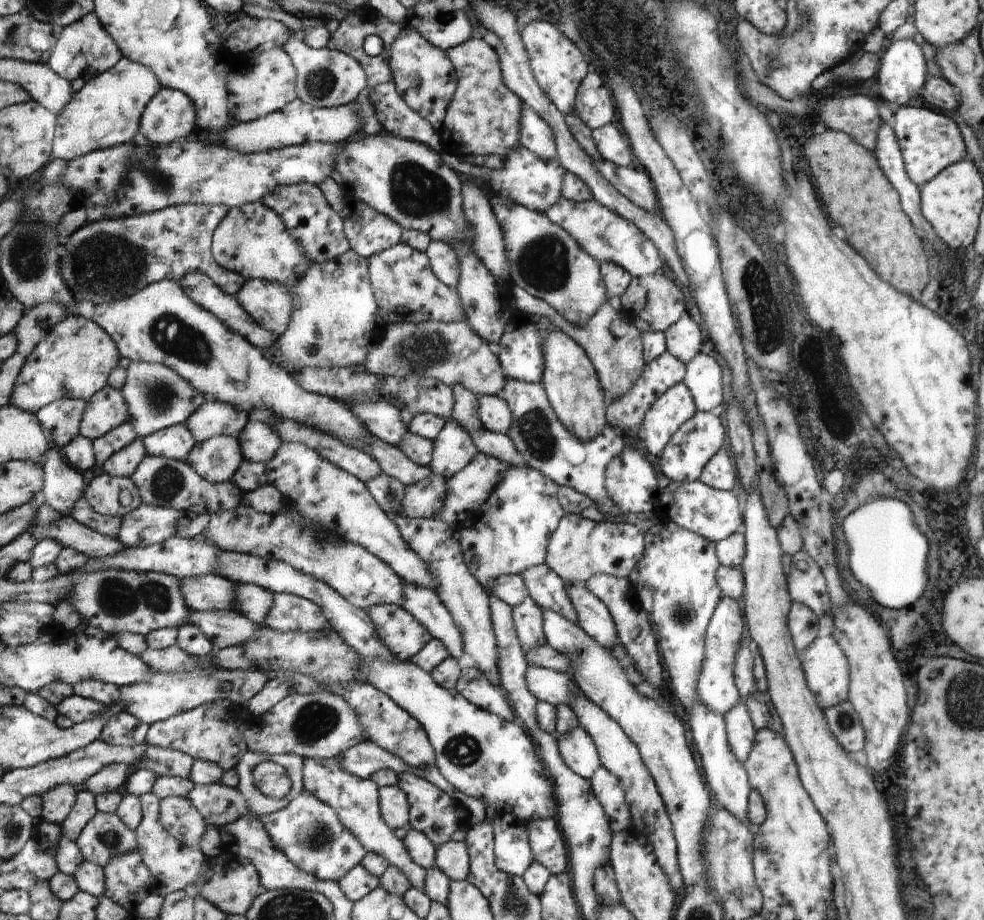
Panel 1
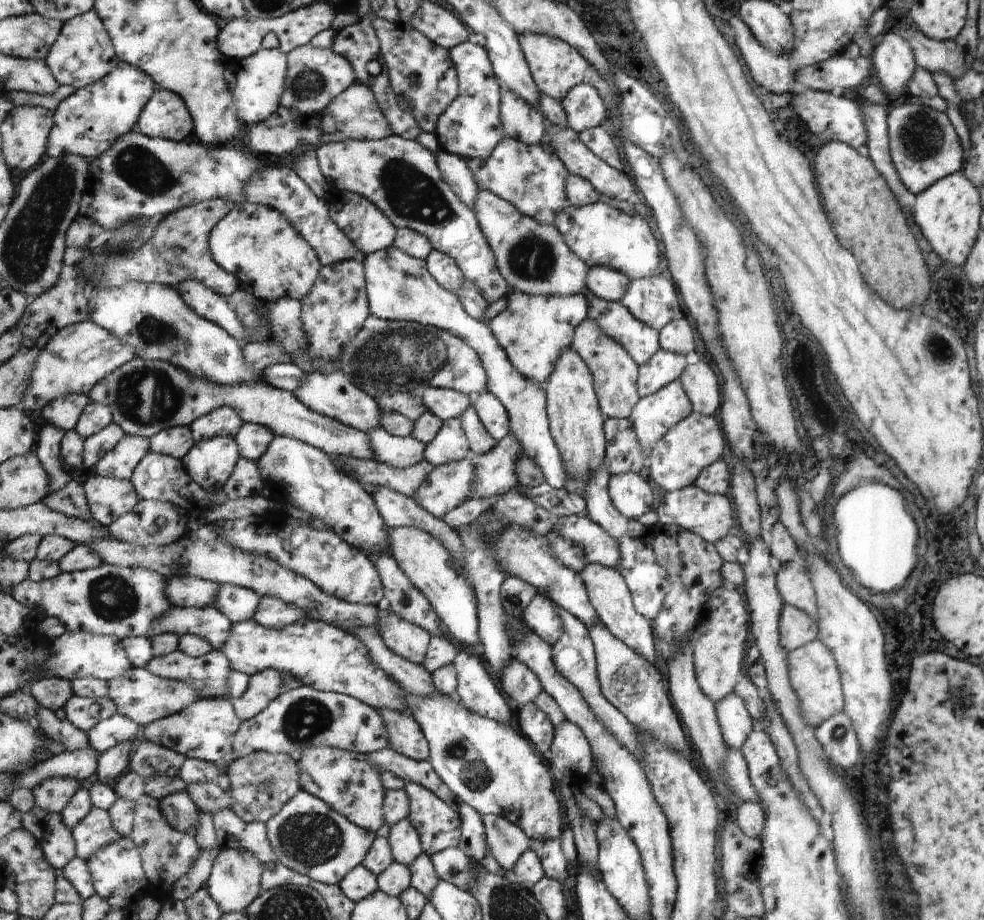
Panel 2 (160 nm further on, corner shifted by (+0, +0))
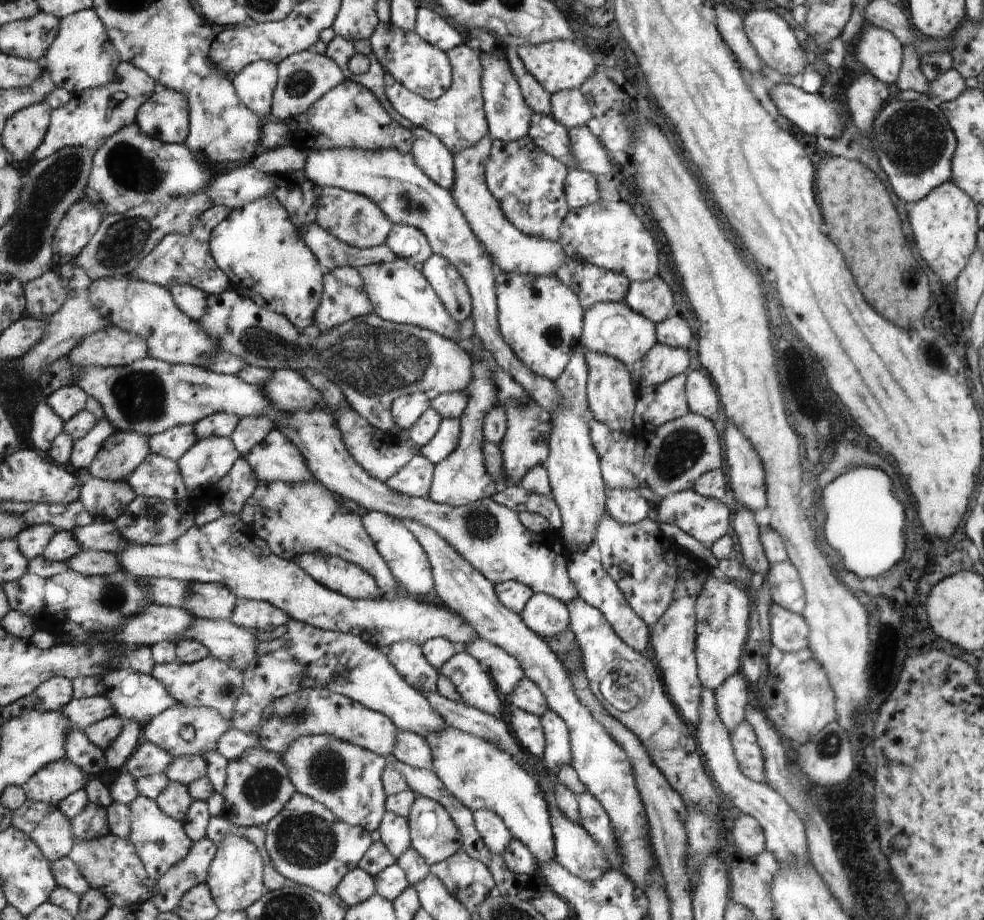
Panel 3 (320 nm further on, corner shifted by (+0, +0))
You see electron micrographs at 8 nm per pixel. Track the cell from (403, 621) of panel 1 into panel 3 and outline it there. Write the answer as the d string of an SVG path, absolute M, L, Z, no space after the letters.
M410 641L391 644L385 652L397 671L422 693L437 690L438 670L427 663L421 645Z

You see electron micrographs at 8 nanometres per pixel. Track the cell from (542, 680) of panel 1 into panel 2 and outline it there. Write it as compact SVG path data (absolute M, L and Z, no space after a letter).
M513 657L512 662L499 674L503 691L516 700L518 705L533 703L534 699L542 692L539 678L517 658Z

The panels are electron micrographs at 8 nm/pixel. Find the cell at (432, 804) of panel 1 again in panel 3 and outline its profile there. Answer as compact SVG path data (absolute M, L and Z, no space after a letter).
M416 795L416 801L412 804L409 816L411 848L414 848L424 861L432 866L451 858L454 854L463 850L460 830L457 829L456 822L449 816L448 810L444 809L437 801L428 797Z

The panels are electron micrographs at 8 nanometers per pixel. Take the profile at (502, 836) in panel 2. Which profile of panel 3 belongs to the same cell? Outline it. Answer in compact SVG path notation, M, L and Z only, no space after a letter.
M479 809L473 812L473 820L484 845L493 854L501 856L512 838L502 818L490 810Z

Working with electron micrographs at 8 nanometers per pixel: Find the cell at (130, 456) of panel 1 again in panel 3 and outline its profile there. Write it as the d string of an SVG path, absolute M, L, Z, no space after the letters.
M115 431L100 448L88 470L103 480L128 480L152 452L149 438L136 432Z

